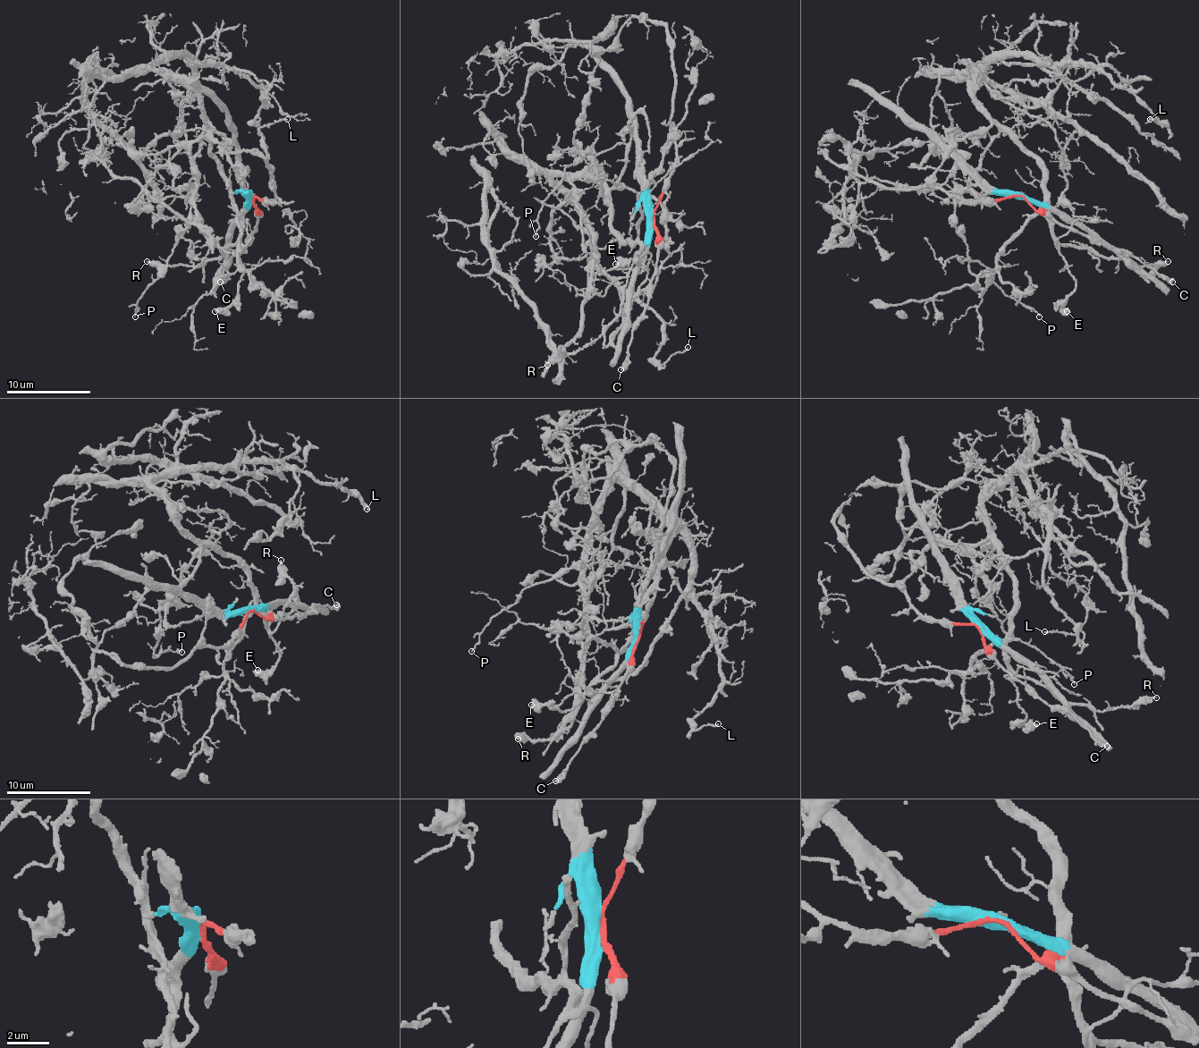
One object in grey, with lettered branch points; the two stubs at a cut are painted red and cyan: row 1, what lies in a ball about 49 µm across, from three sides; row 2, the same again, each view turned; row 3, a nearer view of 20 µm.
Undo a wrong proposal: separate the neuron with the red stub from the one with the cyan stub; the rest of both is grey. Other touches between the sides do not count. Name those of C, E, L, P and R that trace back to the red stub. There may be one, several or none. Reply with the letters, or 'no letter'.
C

